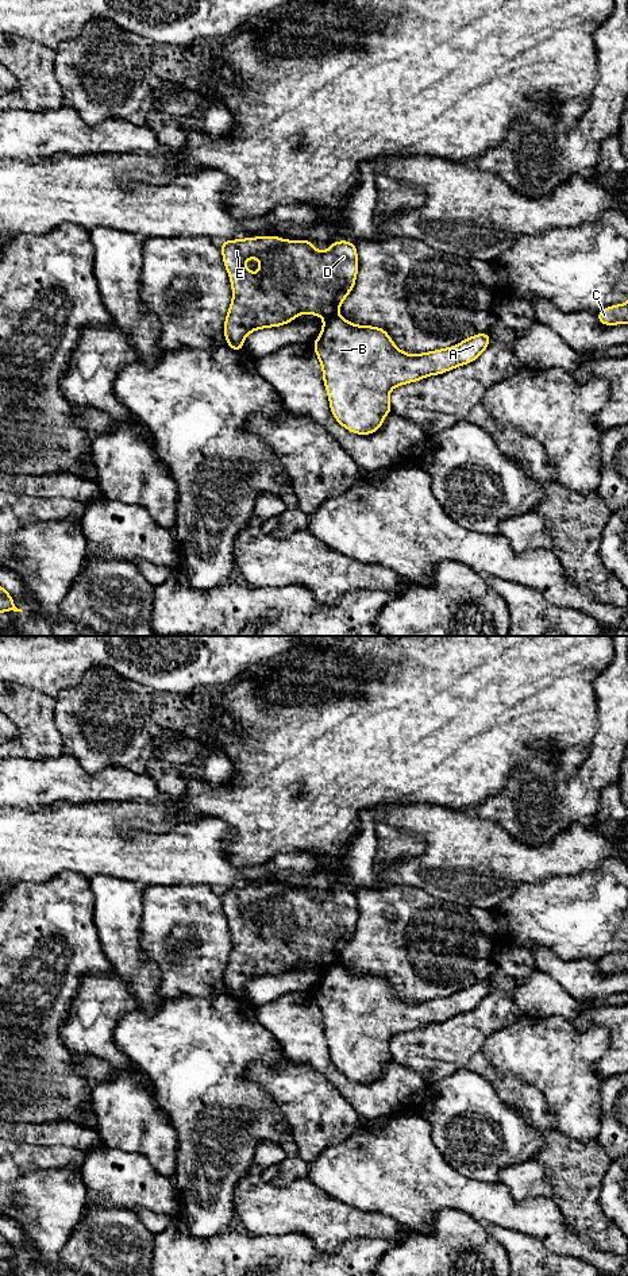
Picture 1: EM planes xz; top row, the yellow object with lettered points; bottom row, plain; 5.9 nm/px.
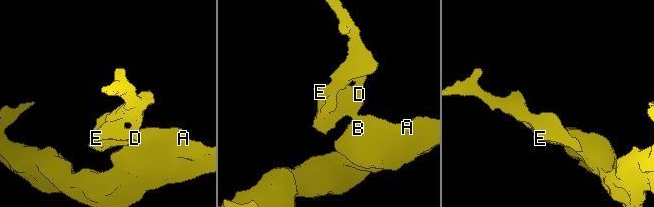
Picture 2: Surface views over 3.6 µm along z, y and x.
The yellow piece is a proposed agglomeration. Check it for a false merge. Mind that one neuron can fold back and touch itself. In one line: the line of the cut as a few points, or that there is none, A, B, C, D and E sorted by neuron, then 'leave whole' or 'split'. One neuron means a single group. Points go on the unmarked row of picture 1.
xz (336, 962), (326, 968) | A B C / D E | split

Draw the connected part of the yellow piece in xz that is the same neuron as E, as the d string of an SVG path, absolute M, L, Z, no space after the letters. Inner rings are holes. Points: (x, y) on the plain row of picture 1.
M258 884L220 891L223 910L232 933L232 951L224 969L227 994L243 998L244 986L257 978L281 975L301 961L328 968L338 963L340 952L352 938L358 922L355 893L339 888L319 901L311 888L285 888L278 884ZM258 906L259 921L254 924L244 915L244 909Z

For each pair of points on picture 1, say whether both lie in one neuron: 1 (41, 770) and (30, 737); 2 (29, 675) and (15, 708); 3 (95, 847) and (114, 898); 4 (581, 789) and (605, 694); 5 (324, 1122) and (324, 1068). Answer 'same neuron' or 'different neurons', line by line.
1: different neurons
2: different neurons
3: different neurons
4: same neuron
5: different neurons

